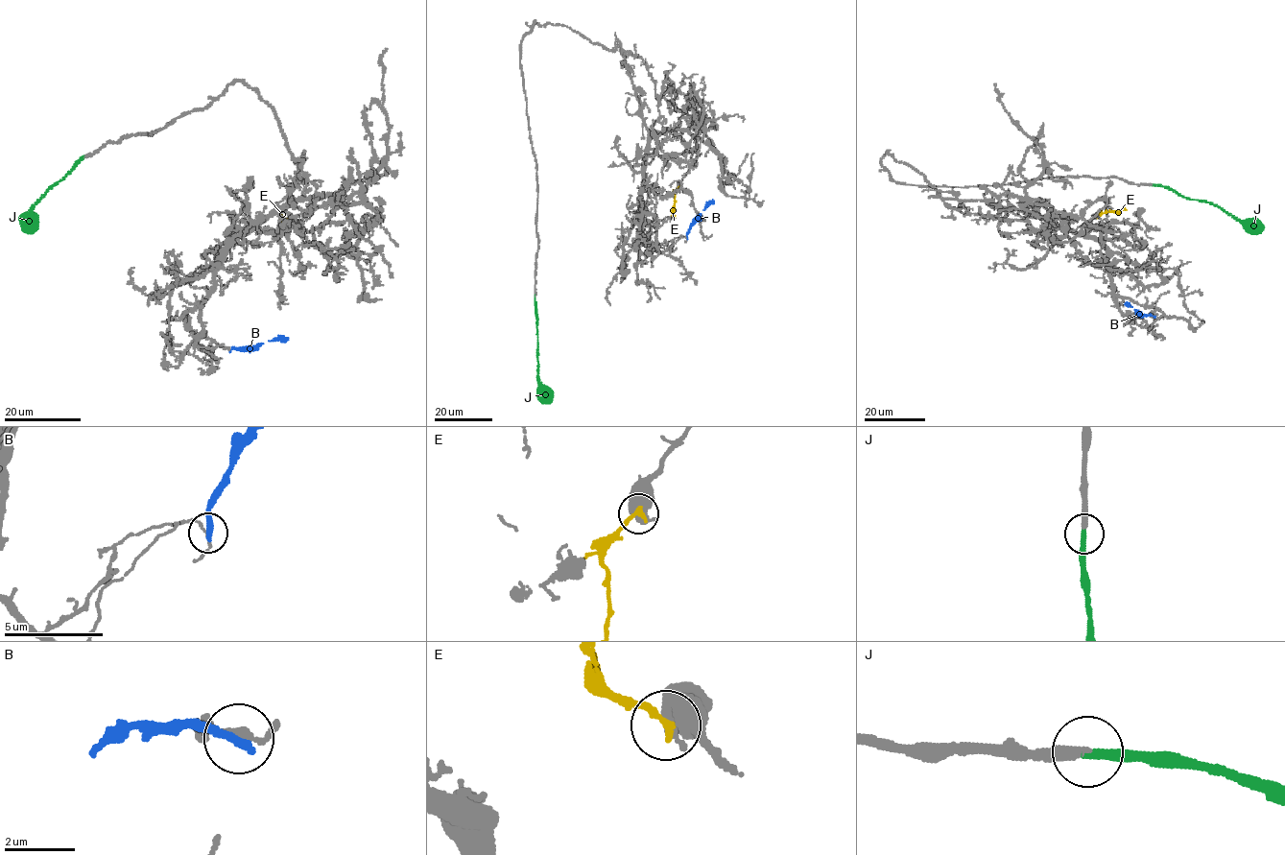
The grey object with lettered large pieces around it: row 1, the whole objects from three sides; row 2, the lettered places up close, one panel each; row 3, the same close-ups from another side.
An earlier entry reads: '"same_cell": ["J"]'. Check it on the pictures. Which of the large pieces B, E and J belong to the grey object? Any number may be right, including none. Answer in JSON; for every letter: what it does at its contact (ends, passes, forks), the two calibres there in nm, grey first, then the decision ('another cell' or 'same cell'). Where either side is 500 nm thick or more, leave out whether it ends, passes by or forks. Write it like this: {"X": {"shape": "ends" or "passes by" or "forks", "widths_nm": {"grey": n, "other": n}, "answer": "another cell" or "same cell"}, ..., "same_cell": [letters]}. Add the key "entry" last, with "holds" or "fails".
{"B": {"shape": "ends", "widths_nm": {"grey": 150, "other": 280}, "answer": "another cell"}, "E": {"widths_nm": {"grey": 700, "other": 240}, "answer": "another cell"}, "J": {"shape": "ends", "widths_nm": {"grey": 280, "other": 280}, "answer": "same cell"}, "same_cell": ["J"], "entry": "holds"}

